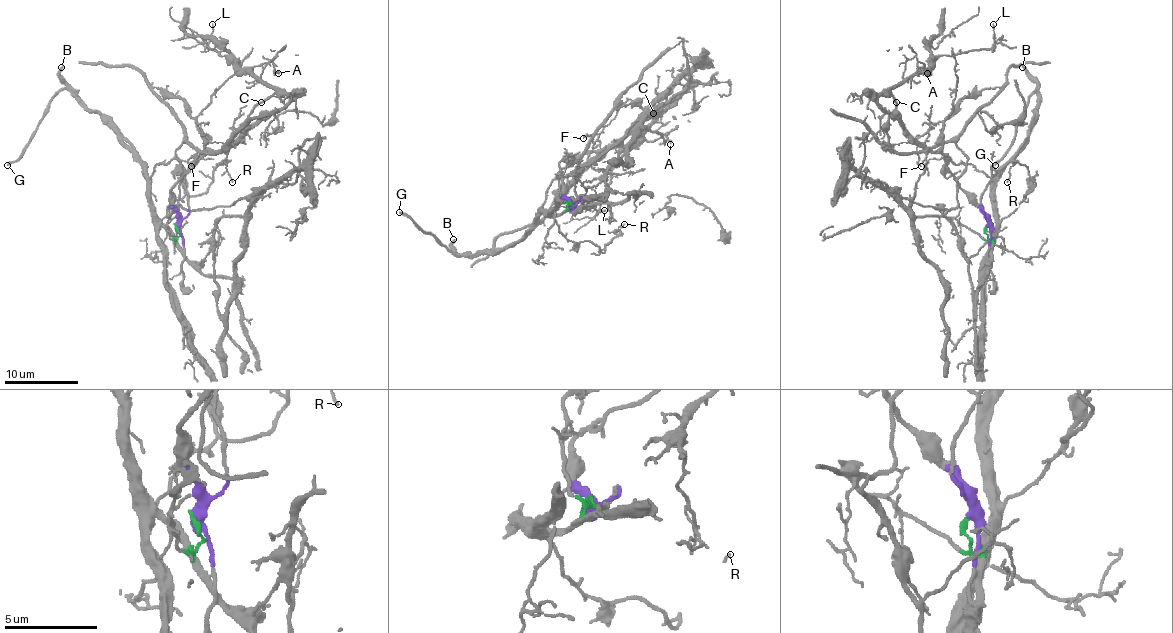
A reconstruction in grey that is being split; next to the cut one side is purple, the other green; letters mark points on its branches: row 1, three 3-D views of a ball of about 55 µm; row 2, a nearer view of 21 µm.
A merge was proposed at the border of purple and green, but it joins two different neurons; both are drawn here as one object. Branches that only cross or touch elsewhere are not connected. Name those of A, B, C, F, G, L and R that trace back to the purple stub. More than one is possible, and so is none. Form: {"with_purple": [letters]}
{"with_purple": ["A", "C", "F", "L"]}

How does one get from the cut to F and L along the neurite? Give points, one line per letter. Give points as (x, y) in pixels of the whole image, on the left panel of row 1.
F: (176, 224), (170, 189), (205, 151), (205, 136), (196, 121), (207, 140), (191, 165)
L: (176, 224), (170, 189), (203, 156), (224, 153), (248, 129), (288, 101), (275, 88), (209, 48), (213, 24)

